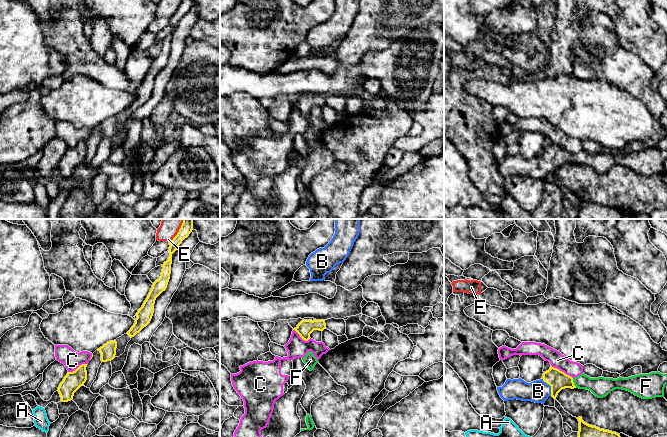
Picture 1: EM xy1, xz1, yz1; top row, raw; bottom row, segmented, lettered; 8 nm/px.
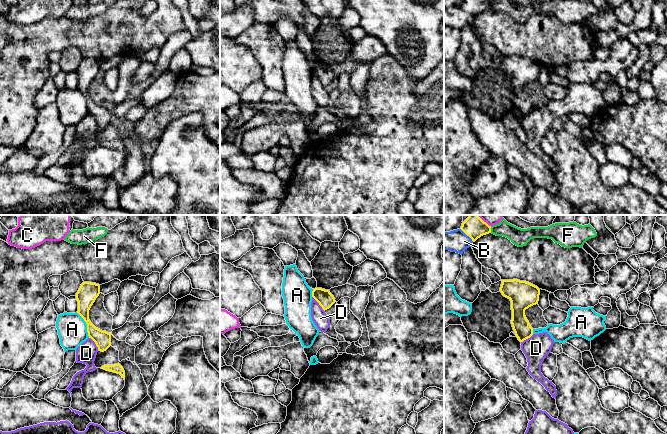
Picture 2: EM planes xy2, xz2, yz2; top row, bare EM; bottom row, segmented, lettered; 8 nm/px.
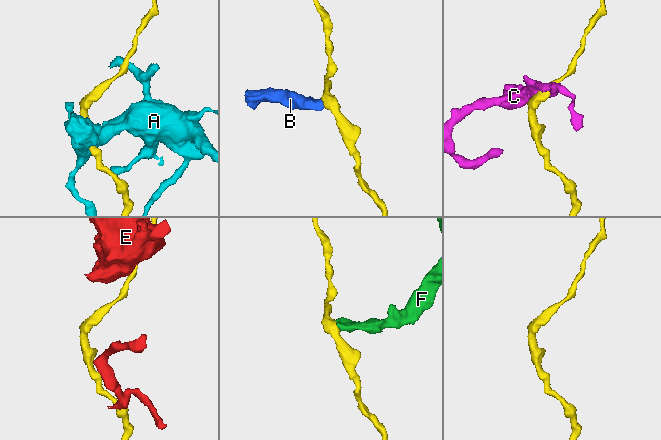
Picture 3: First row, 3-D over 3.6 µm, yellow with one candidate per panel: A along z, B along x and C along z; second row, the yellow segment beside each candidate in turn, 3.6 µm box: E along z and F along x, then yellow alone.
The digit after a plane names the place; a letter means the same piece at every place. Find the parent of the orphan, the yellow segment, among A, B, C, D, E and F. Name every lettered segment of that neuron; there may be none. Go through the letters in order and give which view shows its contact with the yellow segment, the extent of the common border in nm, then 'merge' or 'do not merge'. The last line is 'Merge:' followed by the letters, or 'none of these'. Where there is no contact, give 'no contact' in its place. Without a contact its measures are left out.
A: xy2 | 220 nm | do not merge
B: yz1 | 160 nm | merge
C: yz1 | 200 nm | do not merge
D: xz2 | 160 nm | do not merge
E: xy1 | 190 nm | do not merge
F: yz1 | 90 nm | merge
Merge: B, F

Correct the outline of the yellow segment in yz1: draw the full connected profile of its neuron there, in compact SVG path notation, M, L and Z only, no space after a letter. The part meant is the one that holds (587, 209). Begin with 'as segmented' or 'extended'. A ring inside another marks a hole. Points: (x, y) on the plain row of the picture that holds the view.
as segmented; M582 193L577 195L579 197L578 219L622 219L618 209L589 201L582 196Z

